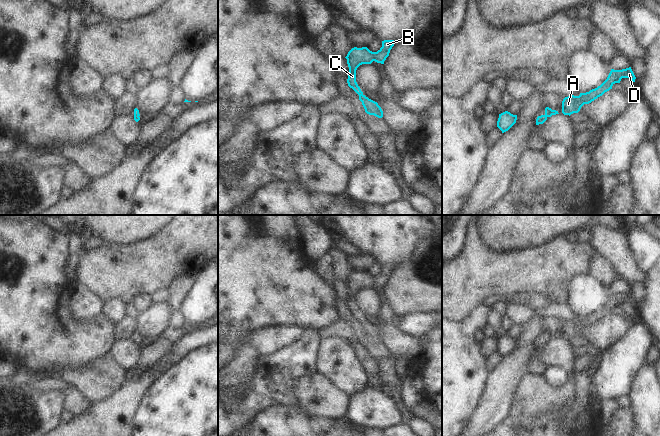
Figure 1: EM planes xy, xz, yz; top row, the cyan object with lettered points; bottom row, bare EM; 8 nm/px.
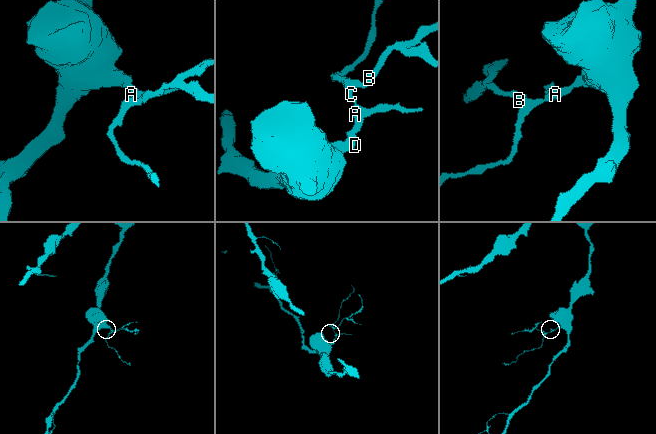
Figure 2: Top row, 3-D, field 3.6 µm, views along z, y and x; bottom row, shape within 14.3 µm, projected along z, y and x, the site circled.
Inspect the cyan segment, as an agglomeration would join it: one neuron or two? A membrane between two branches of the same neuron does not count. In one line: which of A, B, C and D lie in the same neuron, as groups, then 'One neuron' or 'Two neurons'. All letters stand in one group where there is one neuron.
Groups: A B C D. One neuron

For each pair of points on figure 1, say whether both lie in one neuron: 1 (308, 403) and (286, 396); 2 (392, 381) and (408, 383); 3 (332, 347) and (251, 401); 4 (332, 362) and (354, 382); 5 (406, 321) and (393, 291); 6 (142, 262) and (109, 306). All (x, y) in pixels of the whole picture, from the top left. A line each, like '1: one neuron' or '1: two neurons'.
1: two neurons
2: two neurons
3: two neurons
4: one neuron
5: two neurons
6: two neurons

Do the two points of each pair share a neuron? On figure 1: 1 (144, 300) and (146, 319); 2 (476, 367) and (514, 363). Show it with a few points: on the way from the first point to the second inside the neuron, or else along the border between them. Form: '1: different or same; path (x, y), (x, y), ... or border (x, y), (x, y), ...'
1: different; border (152, 304), (138, 313)
2: different; border (489, 372), (482, 395)

